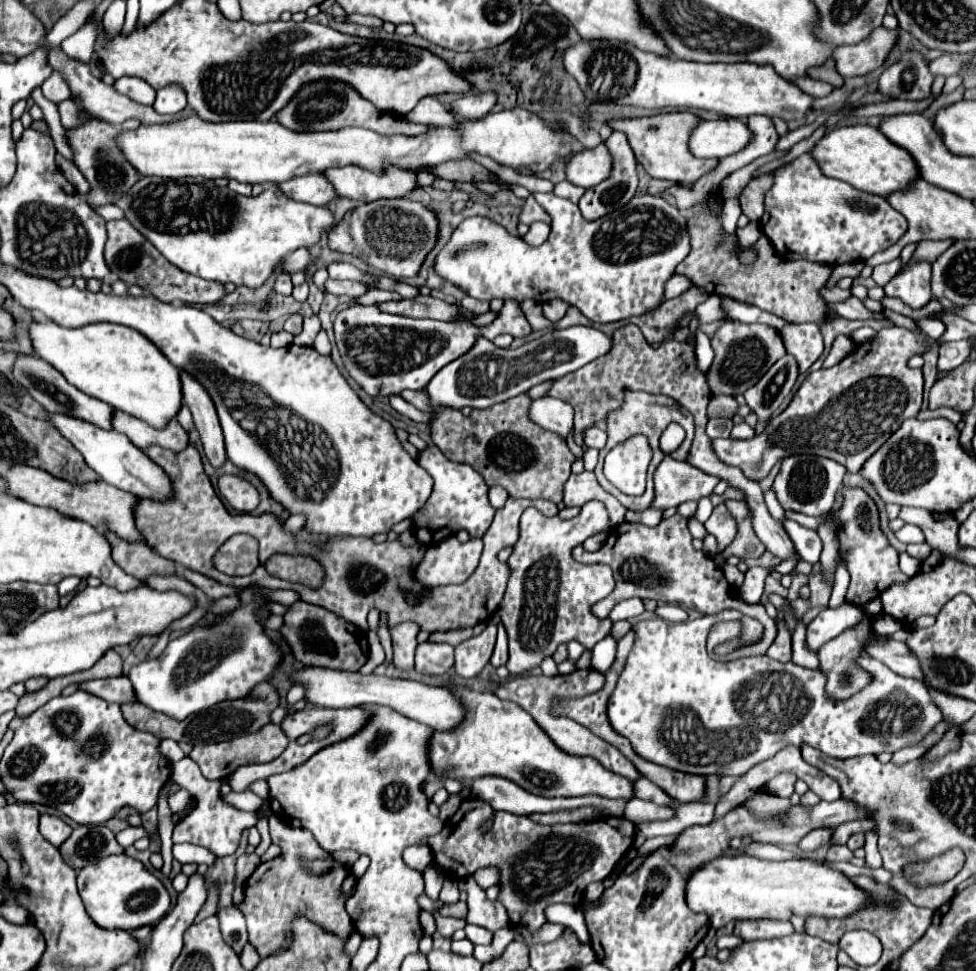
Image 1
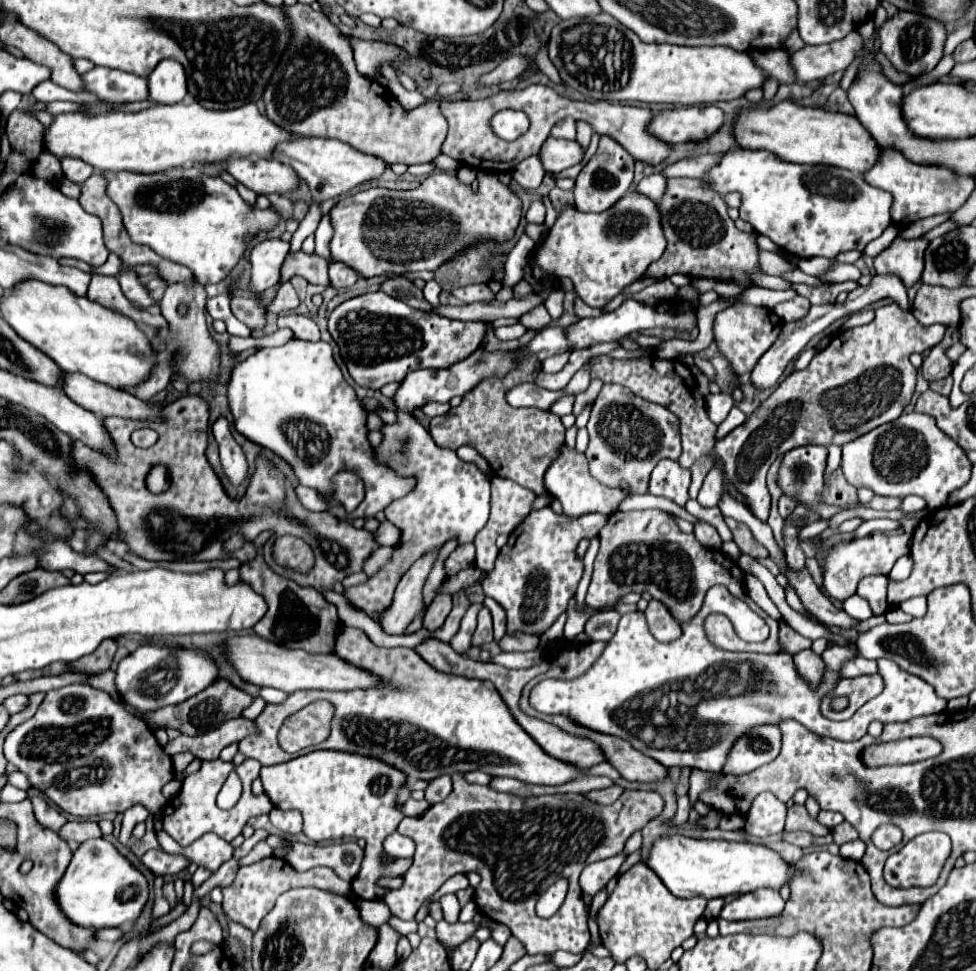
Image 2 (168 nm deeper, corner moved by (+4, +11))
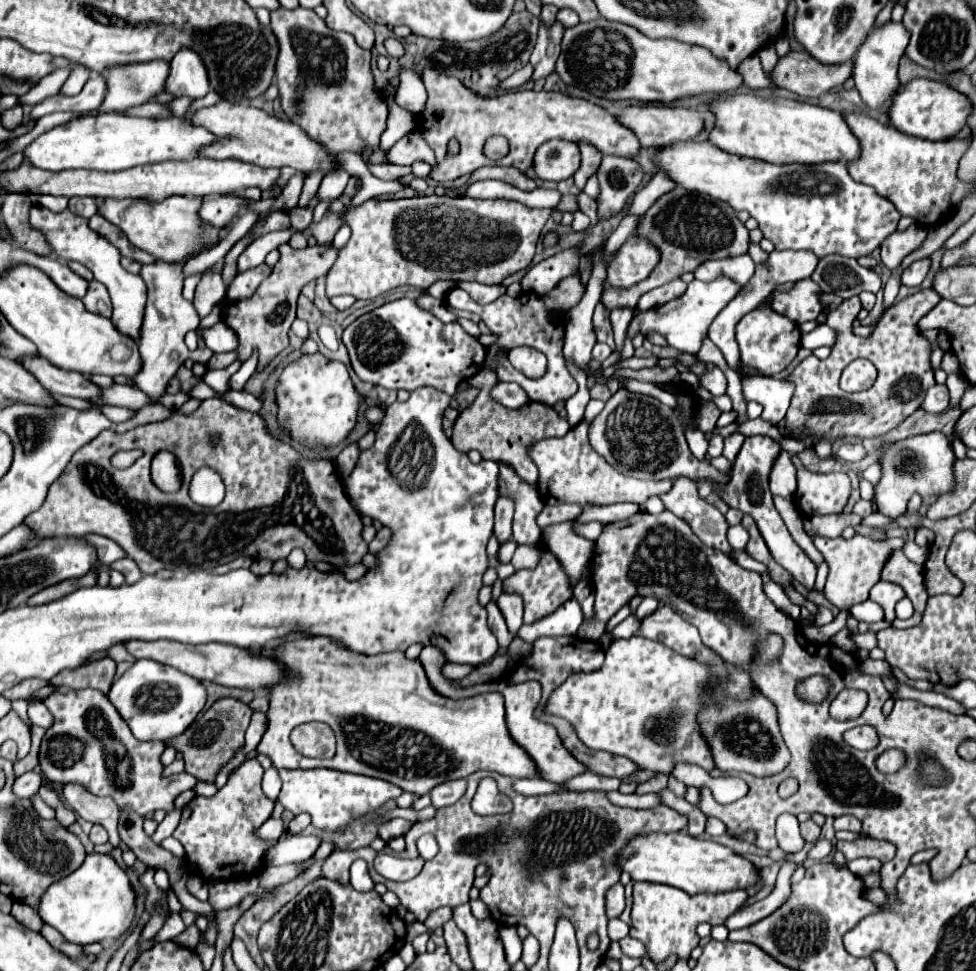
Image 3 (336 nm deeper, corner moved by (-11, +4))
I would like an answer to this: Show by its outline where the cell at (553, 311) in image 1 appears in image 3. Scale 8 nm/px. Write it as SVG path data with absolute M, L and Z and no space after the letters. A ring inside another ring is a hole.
M414 299L390 301L358 317L344 329L342 341L348 349L354 373L362 381L386 389L414 391L418 387L434 387L446 395L454 395L462 381L482 369L486 357L486 349L476 337L468 335L458 323L442 323L418 307Z

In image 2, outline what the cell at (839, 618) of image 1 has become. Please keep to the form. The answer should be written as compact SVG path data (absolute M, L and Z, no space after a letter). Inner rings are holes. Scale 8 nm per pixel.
M853 594L849 596L845 602L843 602L843 610L857 618L857 620L867 620L869 616L873 616L873 612L869 612L869 602L865 598L861 598L859 594Z

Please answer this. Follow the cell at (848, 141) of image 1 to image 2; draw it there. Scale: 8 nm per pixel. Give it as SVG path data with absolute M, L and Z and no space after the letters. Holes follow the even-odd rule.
M781 102L773 108L749 108L743 110L735 124L735 140L743 148L769 150L783 160L799 164L829 164L851 172L865 174L877 164L881 156L879 144L857 122L855 116L829 112L821 108L801 106L797 102Z

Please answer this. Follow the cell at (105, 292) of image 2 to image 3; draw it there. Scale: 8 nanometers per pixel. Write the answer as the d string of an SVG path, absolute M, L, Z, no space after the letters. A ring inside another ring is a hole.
M98 281L88 283L88 293L84 295L82 303L90 313L96 313L96 315L102 315L108 319L112 317L112 303L110 303L108 289Z

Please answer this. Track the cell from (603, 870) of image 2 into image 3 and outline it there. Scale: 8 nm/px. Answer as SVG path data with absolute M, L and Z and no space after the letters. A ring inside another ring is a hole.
M618 883L612 891L606 895L606 913L608 917L620 917L624 911L624 887Z

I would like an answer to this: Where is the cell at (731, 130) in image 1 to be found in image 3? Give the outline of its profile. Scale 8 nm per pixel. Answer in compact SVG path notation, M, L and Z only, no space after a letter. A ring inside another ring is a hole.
M632 105L624 107L616 115L618 123L628 127L640 141L642 147L664 147L672 141L706 141L710 129L714 127L712 113L682 109L682 107L664 107L664 105Z

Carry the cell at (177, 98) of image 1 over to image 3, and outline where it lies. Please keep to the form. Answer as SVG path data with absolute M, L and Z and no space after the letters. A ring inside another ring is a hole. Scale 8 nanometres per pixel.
M180 49L180 53L176 53L176 57L170 61L166 91L176 97L186 95L192 99L200 99L208 93L208 87L208 71L204 69L204 61L200 61L200 55L192 53L192 49Z

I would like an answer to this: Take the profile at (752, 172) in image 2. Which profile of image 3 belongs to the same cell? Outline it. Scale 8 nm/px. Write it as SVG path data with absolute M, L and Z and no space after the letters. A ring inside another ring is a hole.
M708 141L670 143L660 151L656 151L652 161L676 185L720 199L728 203L734 211L742 211L742 209L748 211L758 221L764 237L770 239L776 249L790 249L790 251L810 249L816 257L838 253L844 257L858 259L878 249L880 243L892 231L896 231L896 225L900 221L900 213L896 211L896 207L884 197L876 195L872 187L854 181L842 161L826 161L820 165L800 165L800 163L772 165L758 159L740 159L736 155L716 149Z

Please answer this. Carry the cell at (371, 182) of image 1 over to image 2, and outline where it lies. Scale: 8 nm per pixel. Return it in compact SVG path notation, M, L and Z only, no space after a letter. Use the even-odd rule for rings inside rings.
M297 138L295 142L285 142L281 146L277 146L275 150L275 158L283 164L289 164L293 166L293 170L301 176L301 180L311 188L311 194L313 194L313 204L305 216L305 220L299 224L297 232L293 234L293 240L291 240L291 252L299 252L301 250L301 244L303 240L315 232L317 228L317 216L319 216L319 202L327 200L327 198L335 198L335 196L341 196L341 194L347 194L351 192L353 188L357 188L359 184L365 184L373 178L379 178L385 168L387 168L387 162L377 158L377 156L371 156L371 154L365 154L365 152L359 152L359 150L353 150L349 144L343 144L343 142L337 142L337 140L329 140L329 138Z

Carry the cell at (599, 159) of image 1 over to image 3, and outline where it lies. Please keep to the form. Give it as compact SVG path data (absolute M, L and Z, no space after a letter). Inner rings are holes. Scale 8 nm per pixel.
M552 139L540 145L532 161L532 169L542 181L564 181L580 167L580 149L576 143Z

